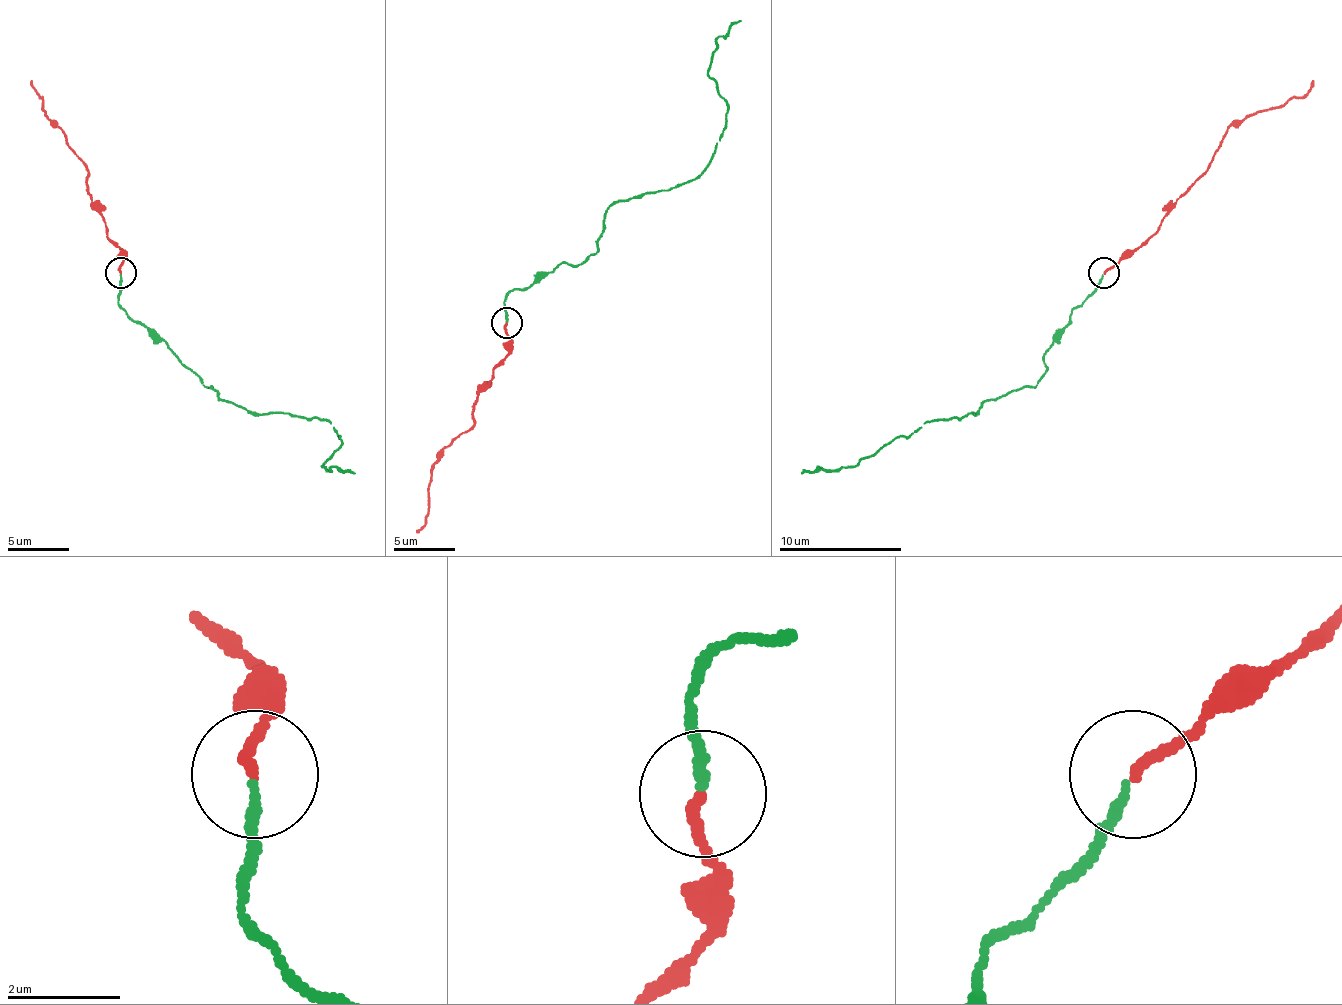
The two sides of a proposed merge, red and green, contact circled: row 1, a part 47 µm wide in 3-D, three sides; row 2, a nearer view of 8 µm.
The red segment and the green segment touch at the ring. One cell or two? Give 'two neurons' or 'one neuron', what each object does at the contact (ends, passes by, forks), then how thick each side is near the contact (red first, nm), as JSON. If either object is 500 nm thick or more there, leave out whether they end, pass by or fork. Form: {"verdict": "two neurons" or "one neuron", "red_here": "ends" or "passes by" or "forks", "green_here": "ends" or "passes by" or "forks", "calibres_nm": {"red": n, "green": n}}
{"verdict": "one neuron", "red_here": "ends", "green_here": "ends", "calibres_nm": {"red": 200, "green": 170}}

